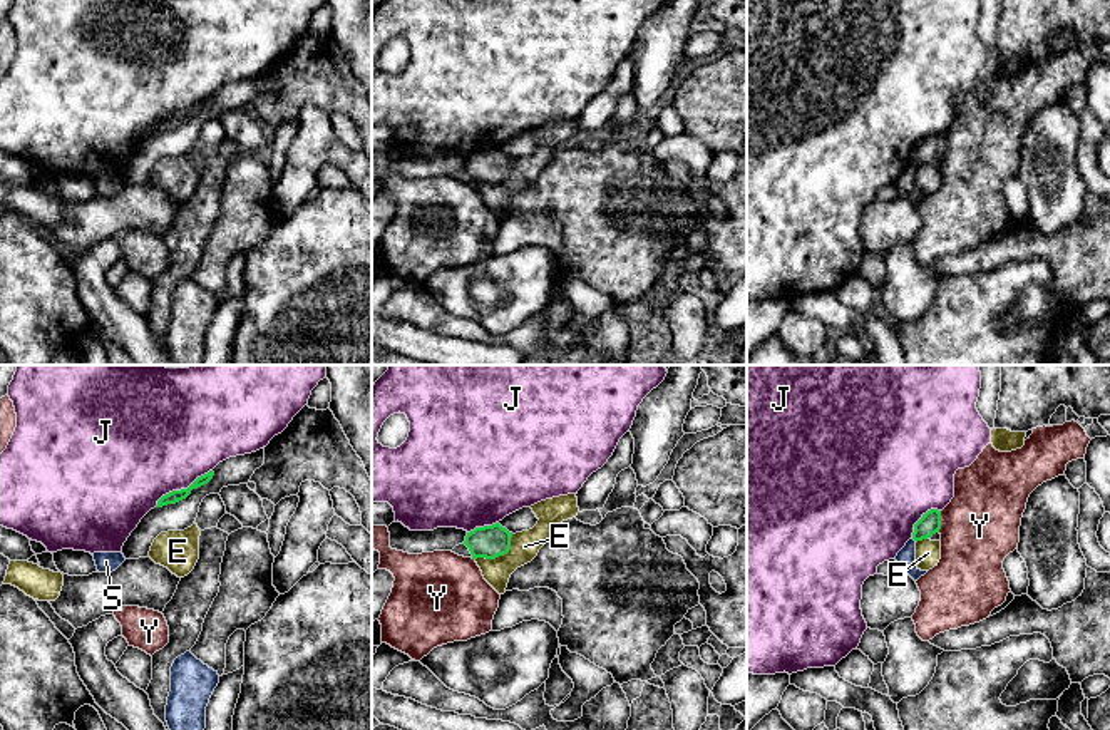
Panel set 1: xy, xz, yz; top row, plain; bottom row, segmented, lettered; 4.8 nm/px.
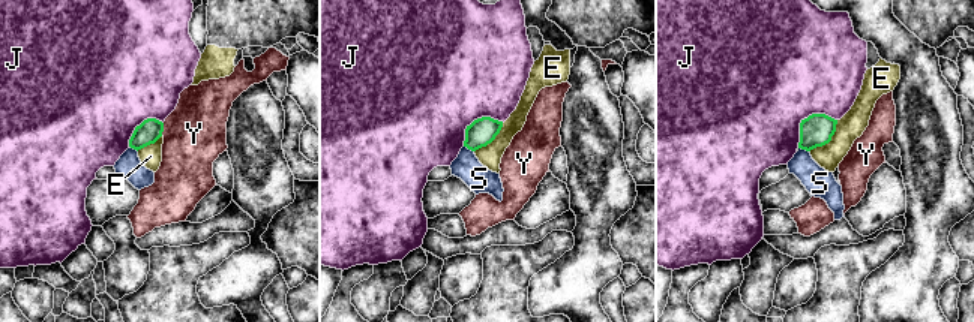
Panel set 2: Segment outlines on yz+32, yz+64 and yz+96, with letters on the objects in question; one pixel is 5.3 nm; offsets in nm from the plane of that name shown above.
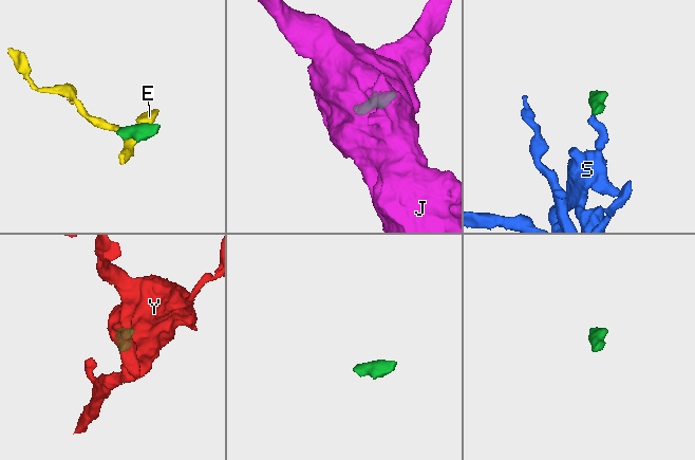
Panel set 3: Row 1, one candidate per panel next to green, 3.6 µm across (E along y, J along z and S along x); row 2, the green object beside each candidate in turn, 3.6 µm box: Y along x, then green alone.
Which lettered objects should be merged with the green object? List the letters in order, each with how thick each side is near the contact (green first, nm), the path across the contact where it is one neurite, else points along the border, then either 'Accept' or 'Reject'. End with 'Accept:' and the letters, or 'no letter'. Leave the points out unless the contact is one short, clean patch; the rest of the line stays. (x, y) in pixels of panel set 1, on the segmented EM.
E: Thickness 160 nm (green) against 140 nm. Boundary: xz (513, 534), (506, 553), (476, 560). Reject
J: Thickness 60 nm (green) against 480 nm. Reject
S: Thickness 100 nm (green) against 100 nm. Boundary: yz (913, 538), (916, 541). Reject
Y: Thickness 100 nm (green) against 380 nm. Boundary: yz (941, 511), (941, 528), (938, 531). Reject
Accept: no letter

